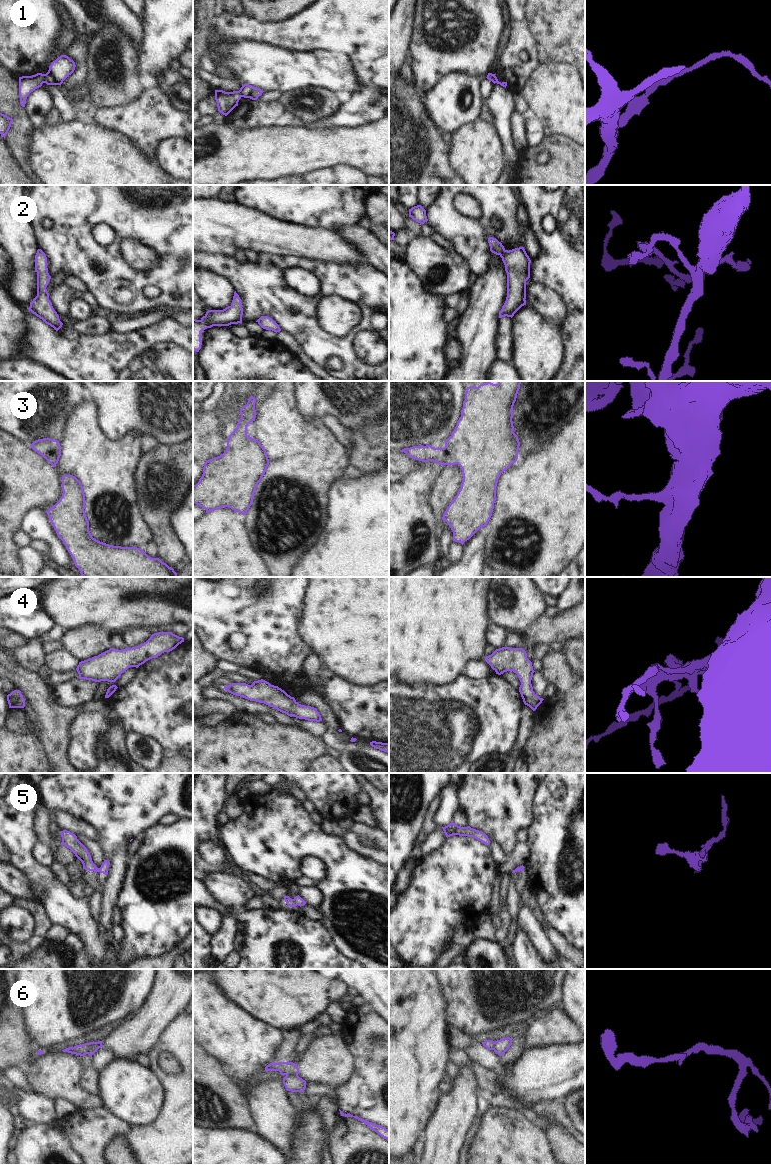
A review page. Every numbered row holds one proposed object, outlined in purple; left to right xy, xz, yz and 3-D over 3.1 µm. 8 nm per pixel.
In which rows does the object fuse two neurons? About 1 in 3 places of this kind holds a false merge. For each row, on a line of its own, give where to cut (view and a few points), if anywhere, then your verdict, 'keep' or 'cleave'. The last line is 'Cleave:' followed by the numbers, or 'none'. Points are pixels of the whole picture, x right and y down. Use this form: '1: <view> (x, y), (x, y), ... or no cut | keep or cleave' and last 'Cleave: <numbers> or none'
1: xy (45, 74), (43, 82) | cleave
2: no cut | keep
3: no cut | keep
4: no cut | keep
5: xz (292, 899), (297, 904) | cleave
6: xz (297, 1074), (286, 1076) | cleave
Cleave: 1, 5, 6

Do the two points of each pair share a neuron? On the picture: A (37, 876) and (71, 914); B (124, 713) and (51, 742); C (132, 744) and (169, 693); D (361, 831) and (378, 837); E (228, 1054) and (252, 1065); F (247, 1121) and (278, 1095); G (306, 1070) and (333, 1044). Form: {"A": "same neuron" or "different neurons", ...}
{"A": "same neuron", "B": "different neurons", "C": "different neurons", "D": "same neuron", "E": "same neuron", "F": "different neurons", "G": "same neuron"}

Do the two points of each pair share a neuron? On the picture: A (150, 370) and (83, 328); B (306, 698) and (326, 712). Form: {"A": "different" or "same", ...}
{"A": "different", "B": "same"}

